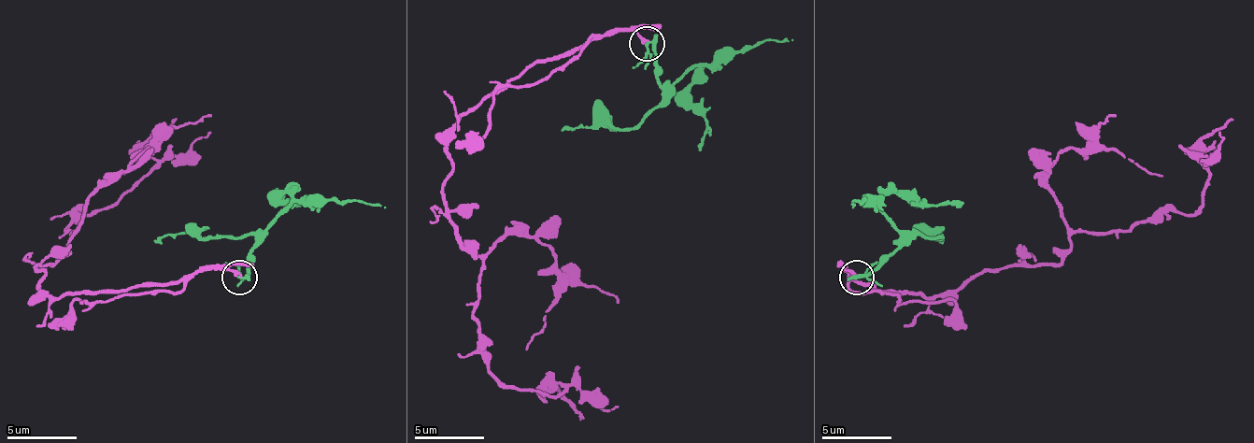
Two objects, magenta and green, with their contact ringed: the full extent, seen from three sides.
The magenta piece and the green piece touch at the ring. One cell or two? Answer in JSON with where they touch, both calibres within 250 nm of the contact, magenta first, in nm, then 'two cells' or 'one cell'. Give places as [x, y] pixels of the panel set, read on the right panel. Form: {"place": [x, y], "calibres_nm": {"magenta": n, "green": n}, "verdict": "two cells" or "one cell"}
{"place": [856, 278], "calibres_nm": {"magenta": 240, "green": 190}, "verdict": "two cells"}

